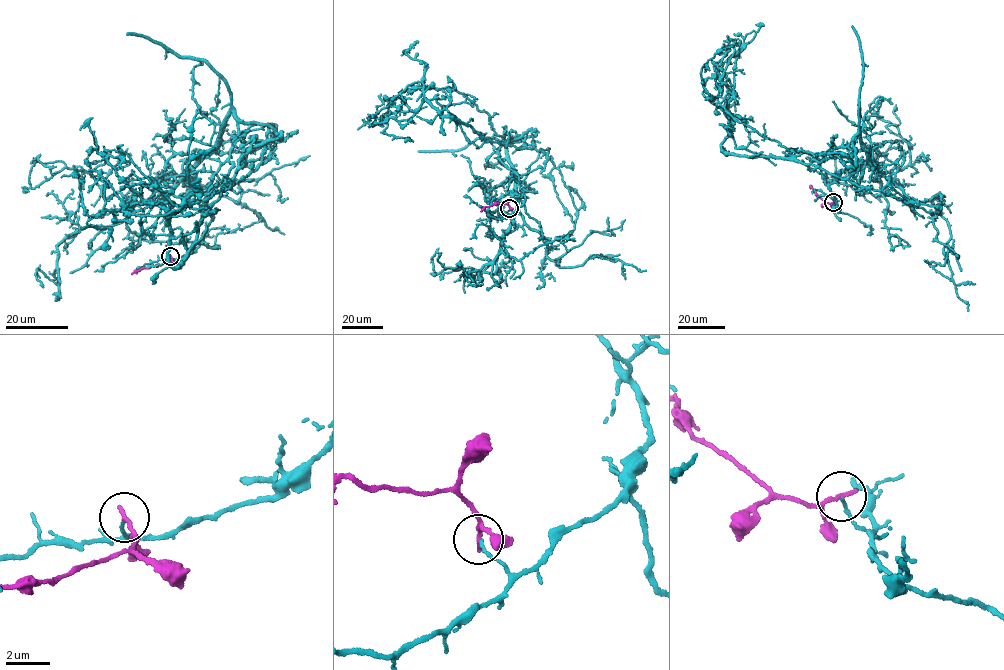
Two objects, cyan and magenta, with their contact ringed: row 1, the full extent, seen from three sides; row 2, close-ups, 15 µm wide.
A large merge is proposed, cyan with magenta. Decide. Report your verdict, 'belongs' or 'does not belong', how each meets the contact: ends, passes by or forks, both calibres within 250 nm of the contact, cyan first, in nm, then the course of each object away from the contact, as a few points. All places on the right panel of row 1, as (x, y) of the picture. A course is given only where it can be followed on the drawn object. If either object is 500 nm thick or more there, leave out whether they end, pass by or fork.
does not belong | cyan ends | magenta passes by | 120/150 nm | cyan via (833, 202), (820, 163), (857, 133), (874, 179), (909, 162), (880, 97), (870, 112) | magenta via (833, 202), (825, 201), (809, 186)

